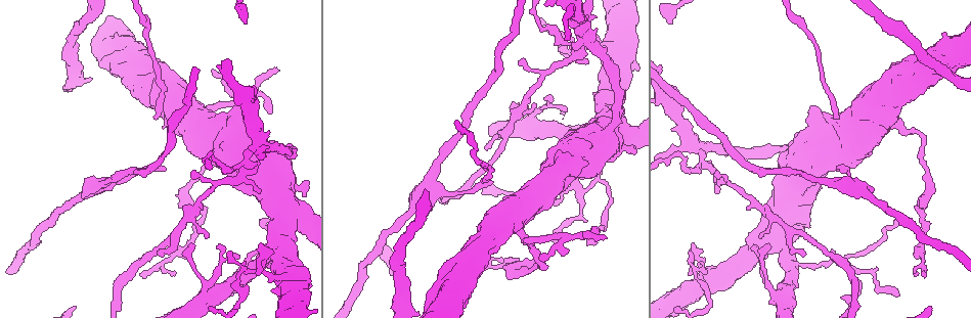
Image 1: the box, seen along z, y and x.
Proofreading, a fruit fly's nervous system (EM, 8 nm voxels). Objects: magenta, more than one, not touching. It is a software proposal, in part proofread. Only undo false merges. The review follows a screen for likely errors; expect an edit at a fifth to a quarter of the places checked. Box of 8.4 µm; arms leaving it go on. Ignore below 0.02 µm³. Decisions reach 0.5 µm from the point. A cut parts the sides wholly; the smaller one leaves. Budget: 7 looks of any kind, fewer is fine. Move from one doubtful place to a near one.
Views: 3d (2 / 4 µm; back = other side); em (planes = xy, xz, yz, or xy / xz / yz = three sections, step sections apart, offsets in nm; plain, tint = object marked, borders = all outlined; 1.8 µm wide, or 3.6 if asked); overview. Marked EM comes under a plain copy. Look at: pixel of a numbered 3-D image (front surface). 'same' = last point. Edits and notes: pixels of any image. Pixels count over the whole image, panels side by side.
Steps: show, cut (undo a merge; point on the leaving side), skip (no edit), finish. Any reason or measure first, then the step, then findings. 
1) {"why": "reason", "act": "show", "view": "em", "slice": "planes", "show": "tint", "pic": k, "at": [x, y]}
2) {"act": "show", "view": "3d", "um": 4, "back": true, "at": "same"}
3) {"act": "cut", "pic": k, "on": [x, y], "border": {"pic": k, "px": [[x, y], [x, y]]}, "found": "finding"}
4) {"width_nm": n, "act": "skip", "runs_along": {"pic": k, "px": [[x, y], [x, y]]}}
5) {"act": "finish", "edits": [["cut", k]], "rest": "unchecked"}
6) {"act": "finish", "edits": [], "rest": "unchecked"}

{"why": "three arms meet", "act": "show", "view": "3d", "um": 4, "pic": 1, "at": [805, 267]}

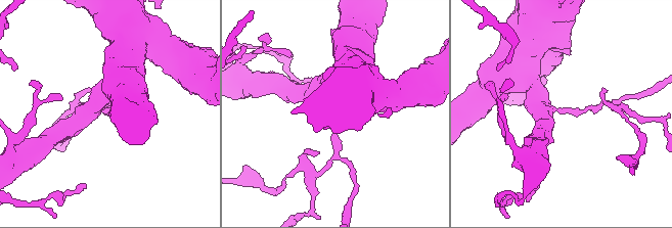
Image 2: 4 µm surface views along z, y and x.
{"why": "now the EM", "act": "show", "view": "em", "um": 3.6, "slice": "yz", "step": 8, "show": "tint", "pic": 2, "at": [561, 112]}

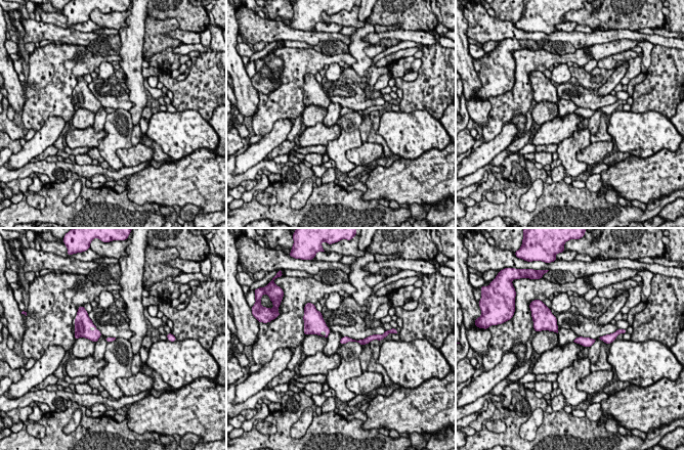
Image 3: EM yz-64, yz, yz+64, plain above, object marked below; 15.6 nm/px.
{"why": "cut it another way", "act": "show", "view": "em", "um": 3.6, "slice": "planes", "show": "tint", "at": "same"}

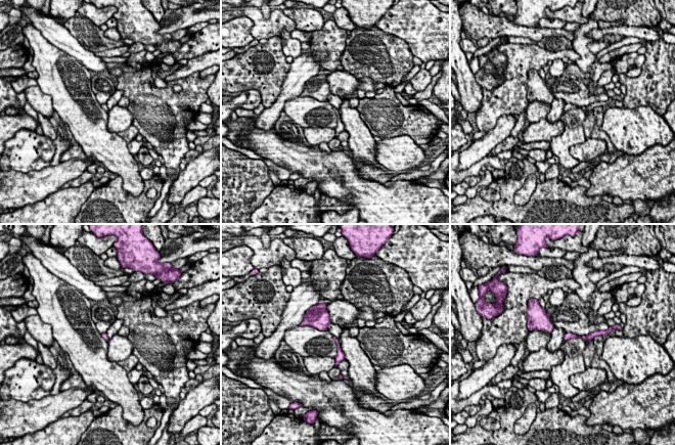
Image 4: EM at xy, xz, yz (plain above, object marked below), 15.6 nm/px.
{"act": "skip", "runs_along": {"pic": 4, "px": [[593, 334], [590, 337], [566, 338]]}, "found": "all the same cell"}

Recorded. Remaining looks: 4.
{"why": "abrupt turn", "act": "show", "view": "em", "slice": "yz", "step": 8, "show": "tint", "pic": 1, "at": [237, 277]}

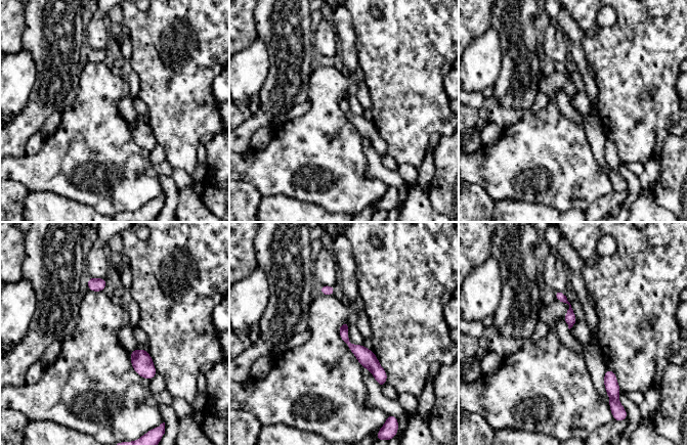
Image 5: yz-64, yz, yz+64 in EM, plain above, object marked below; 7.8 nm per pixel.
{"act": "show", "view": "em", "slice": "xy", "step": 8, "show": "borders", "at": "same"}

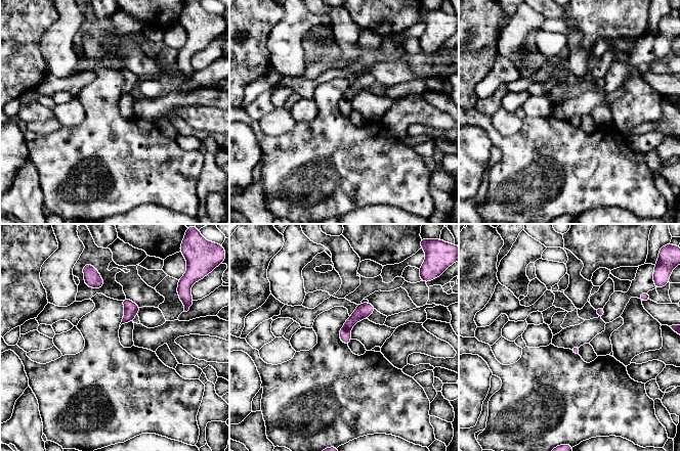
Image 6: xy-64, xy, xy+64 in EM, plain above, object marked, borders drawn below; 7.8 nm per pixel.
{"act": "skip", "runs_along": {"pic": 6, "px": [[370, 306], [347, 326], [346, 342]]}, "found": "all the same cell"}

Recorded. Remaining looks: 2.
{"why": "branch point", "act": "show", "view": "3d", "um": 2, "pic": 1, "at": [845, 184]}

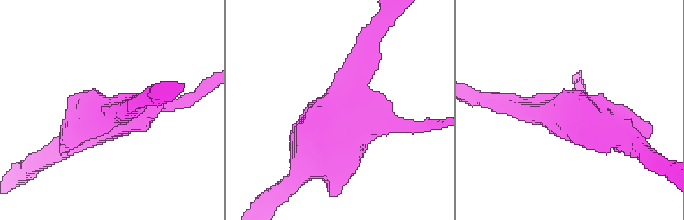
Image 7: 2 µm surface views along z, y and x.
{"why": "need the tissue", "act": "show", "view": "em", "slice": "planes", "show": "borders", "pic": 7, "at": [97, 116]}

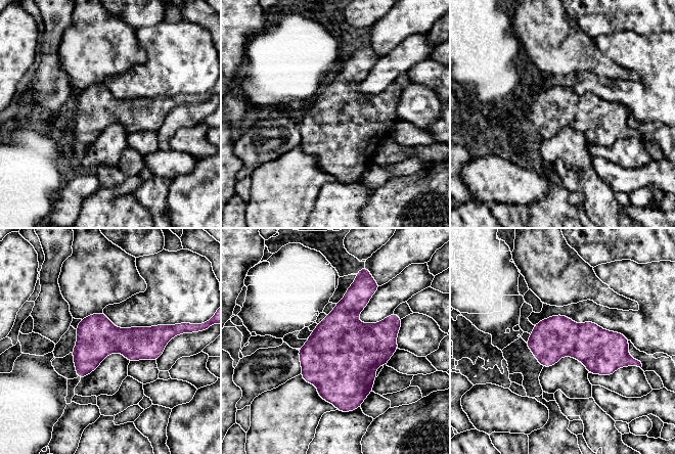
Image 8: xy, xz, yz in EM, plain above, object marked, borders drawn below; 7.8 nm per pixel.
{"width_nm": 320, "act": "skip", "found": "one cell here"}

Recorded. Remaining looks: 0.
{"act": "finish", "edits": [], "rest": "unchecked"}

